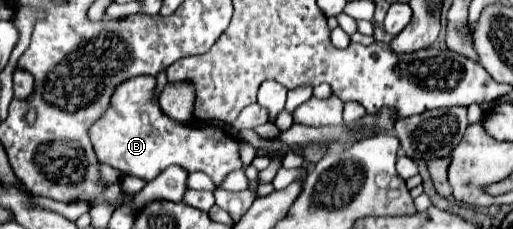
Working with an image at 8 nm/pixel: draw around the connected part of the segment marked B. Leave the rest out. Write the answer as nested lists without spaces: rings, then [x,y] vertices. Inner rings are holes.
[[[137,76],[117,86],[109,110],[89,130],[101,164],[109,164],[123,174],[133,174],[143,180],[153,180],[167,166],[177,164],[187,172],[205,172],[215,186],[219,186],[229,172],[243,166],[239,156],[241,142],[237,138],[223,132],[219,126],[197,128],[173,122],[173,118],[159,108],[159,102],[153,102],[155,86],[157,80],[153,76]]]

